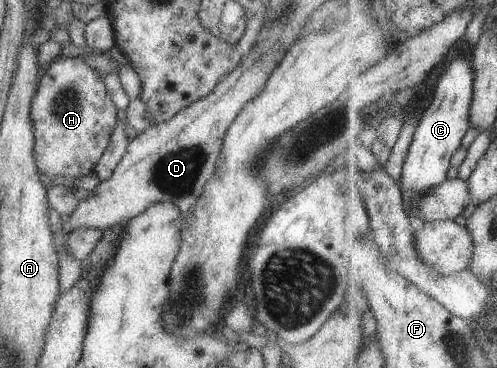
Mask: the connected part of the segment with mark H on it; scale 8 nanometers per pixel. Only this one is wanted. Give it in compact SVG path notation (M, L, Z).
M63 54L59 60L52 58L29 106L37 170L47 178L63 176L66 185L74 178L91 174L115 128L117 111L103 80L85 60L65 58Z

